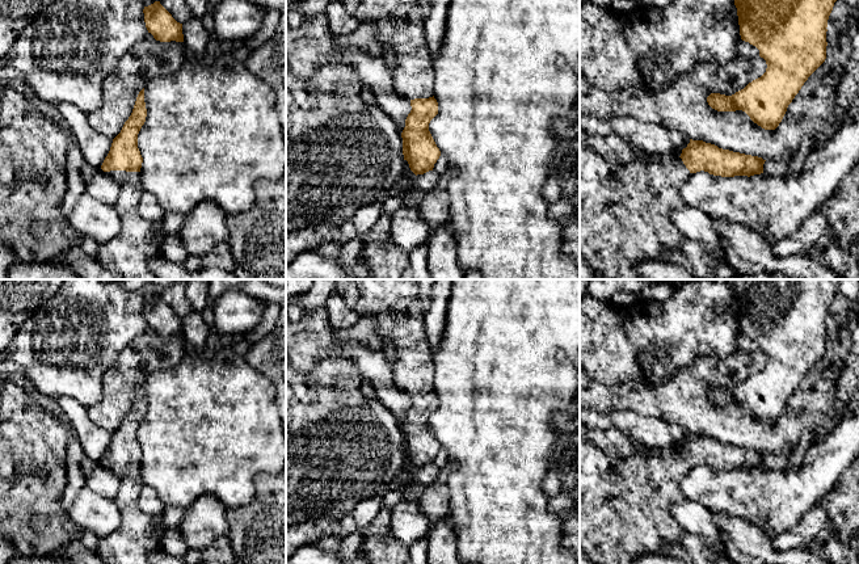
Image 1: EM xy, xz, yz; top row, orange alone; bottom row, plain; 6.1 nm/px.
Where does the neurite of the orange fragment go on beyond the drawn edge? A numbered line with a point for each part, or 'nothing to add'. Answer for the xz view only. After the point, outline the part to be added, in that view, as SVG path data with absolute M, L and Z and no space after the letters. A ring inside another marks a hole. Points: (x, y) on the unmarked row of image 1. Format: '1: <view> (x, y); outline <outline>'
1: xz (396, 304); outline M355 279L355 283L359 290L359 299L354 311L359 316L374 316L379 323L378 334L384 342L391 341L396 348L392 371L397 387L410 393L433 391L434 362L424 324L424 308L418 290L418 279Z

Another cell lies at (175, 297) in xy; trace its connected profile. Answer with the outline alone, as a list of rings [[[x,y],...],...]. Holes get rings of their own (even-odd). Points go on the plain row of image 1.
[[[186,279],[177,281],[169,287],[163,289],[160,298],[172,308],[172,311],[185,317],[193,311],[193,307],[185,294]]]

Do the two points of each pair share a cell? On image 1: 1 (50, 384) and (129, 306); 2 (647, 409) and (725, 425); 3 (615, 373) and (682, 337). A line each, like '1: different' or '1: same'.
1: same
2: same
3: same

